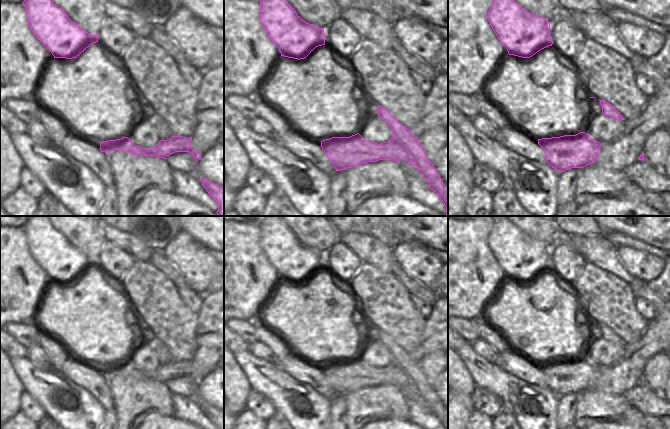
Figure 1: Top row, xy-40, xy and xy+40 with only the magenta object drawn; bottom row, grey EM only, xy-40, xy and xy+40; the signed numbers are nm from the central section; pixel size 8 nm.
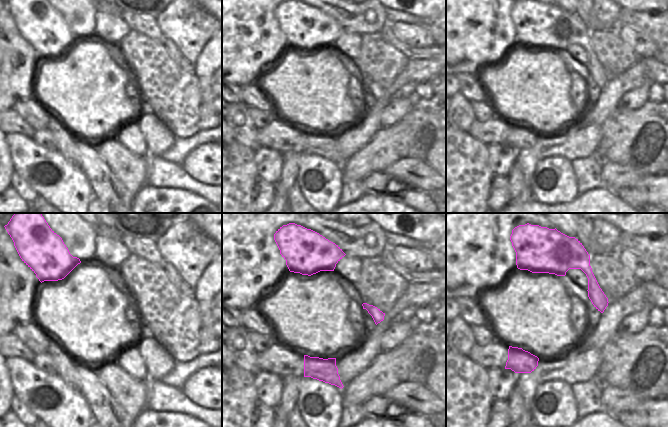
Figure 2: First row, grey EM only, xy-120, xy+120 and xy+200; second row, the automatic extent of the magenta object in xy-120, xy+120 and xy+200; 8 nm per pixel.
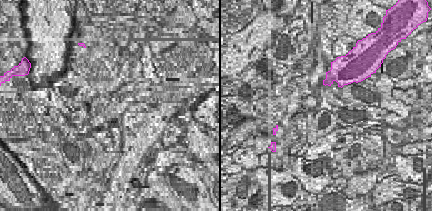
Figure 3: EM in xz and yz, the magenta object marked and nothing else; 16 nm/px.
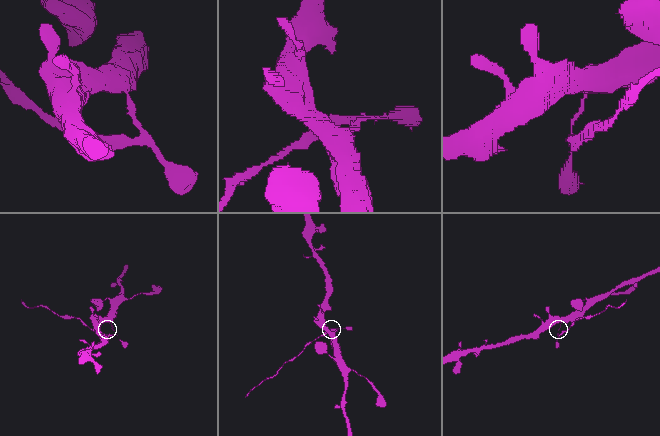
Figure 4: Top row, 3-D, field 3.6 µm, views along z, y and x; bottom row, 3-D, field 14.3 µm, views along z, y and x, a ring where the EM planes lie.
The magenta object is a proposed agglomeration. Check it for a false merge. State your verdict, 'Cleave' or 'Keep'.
Cleave

